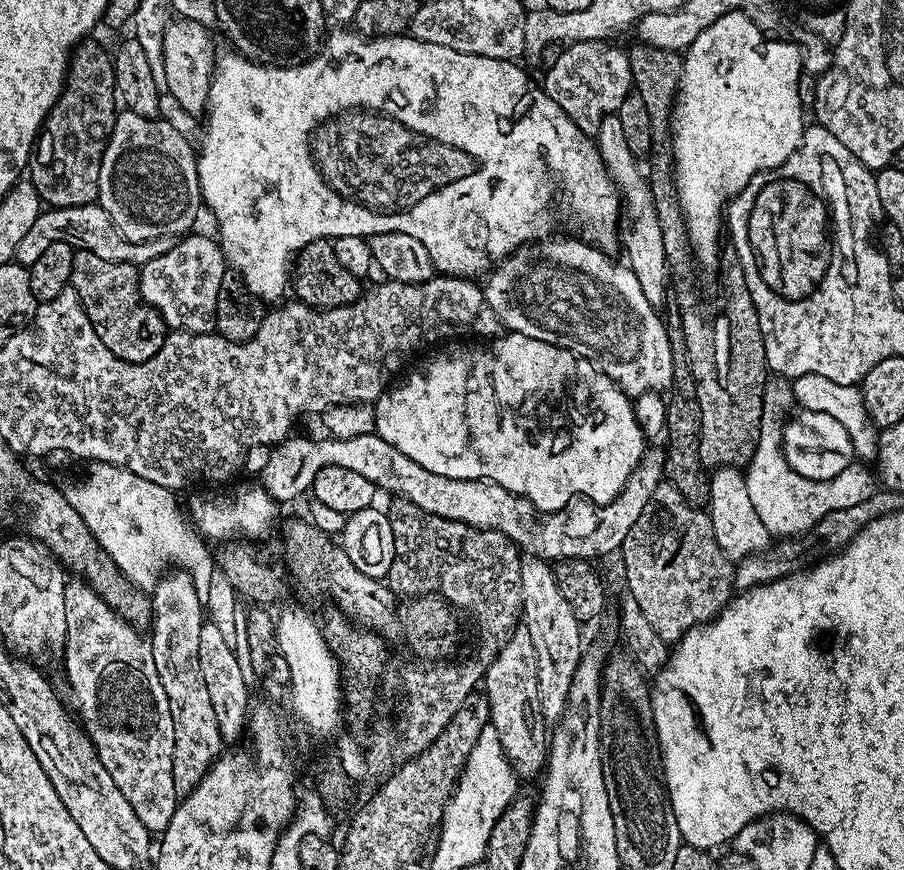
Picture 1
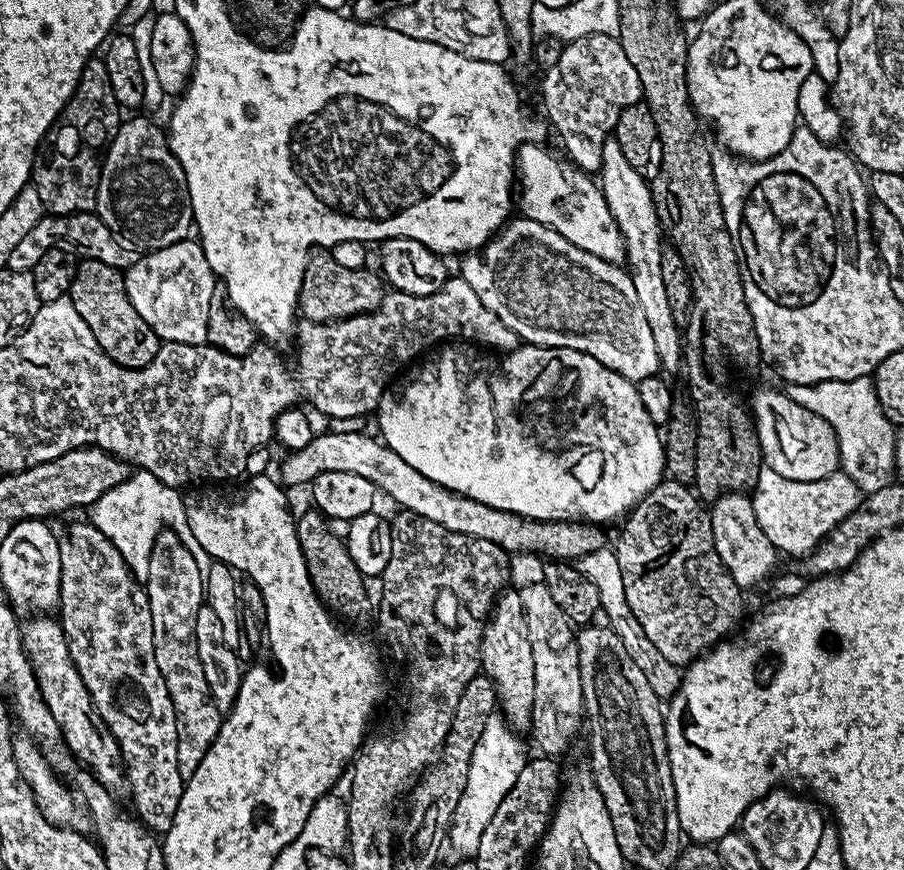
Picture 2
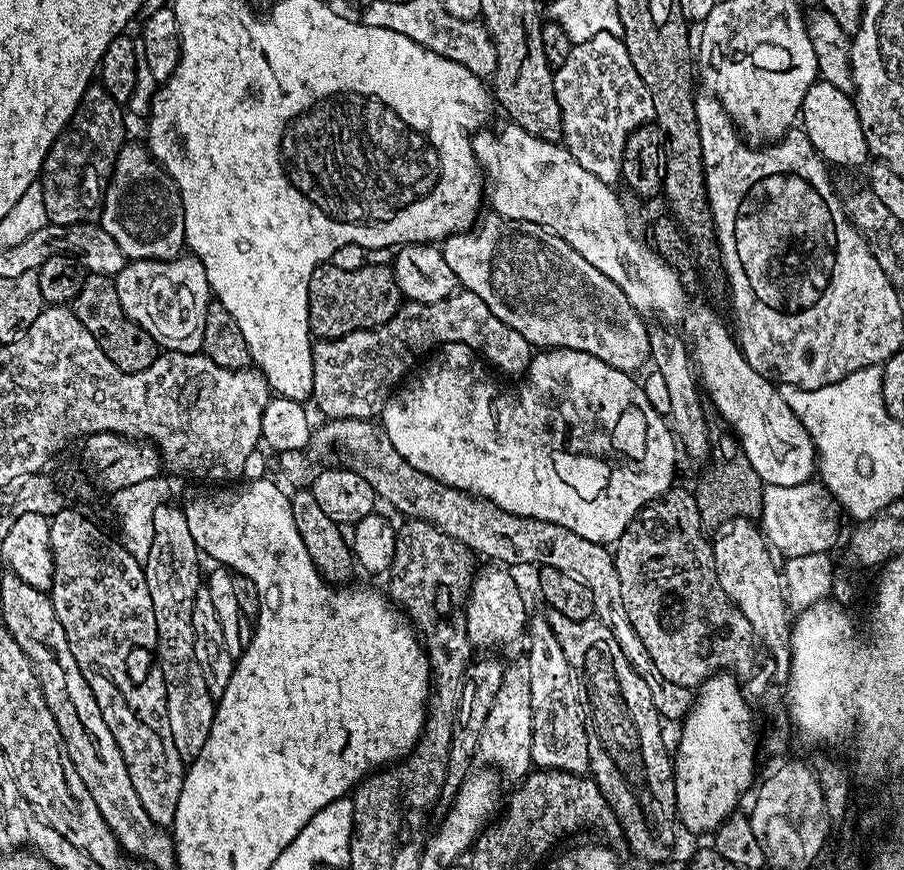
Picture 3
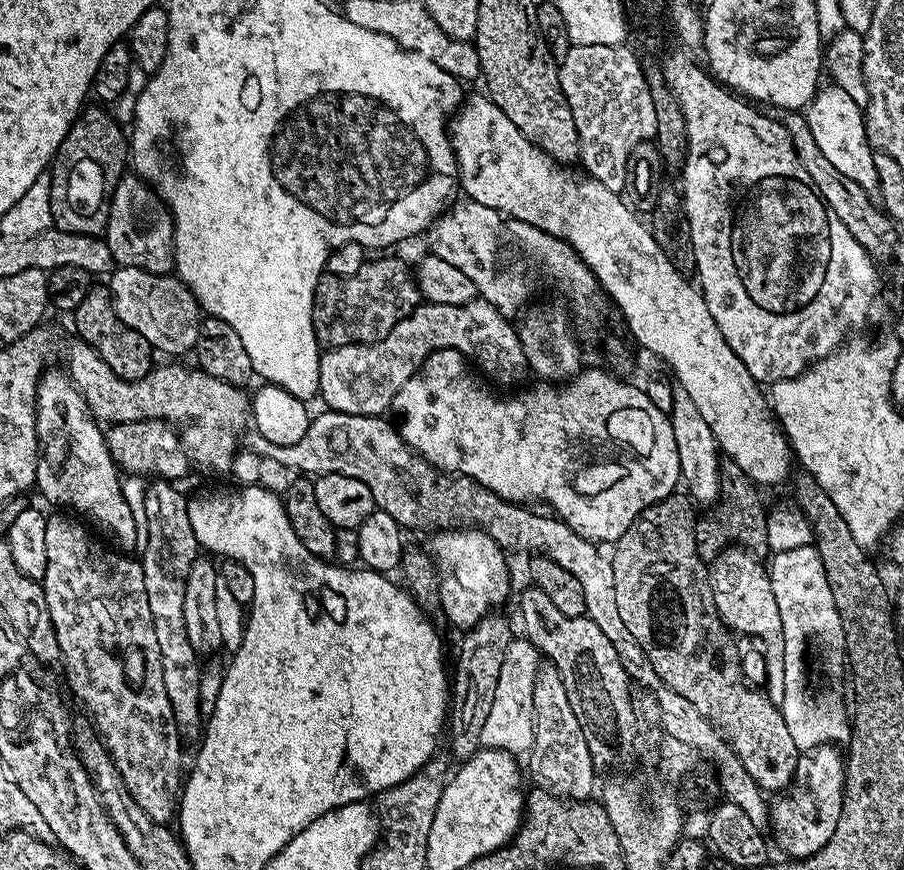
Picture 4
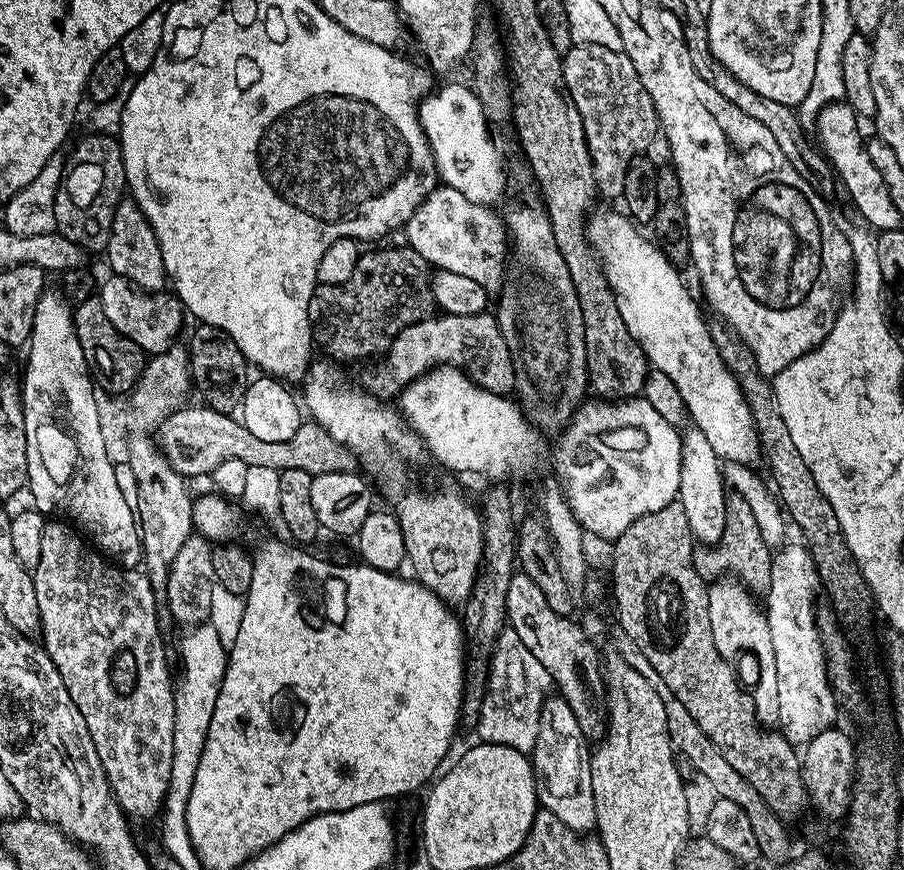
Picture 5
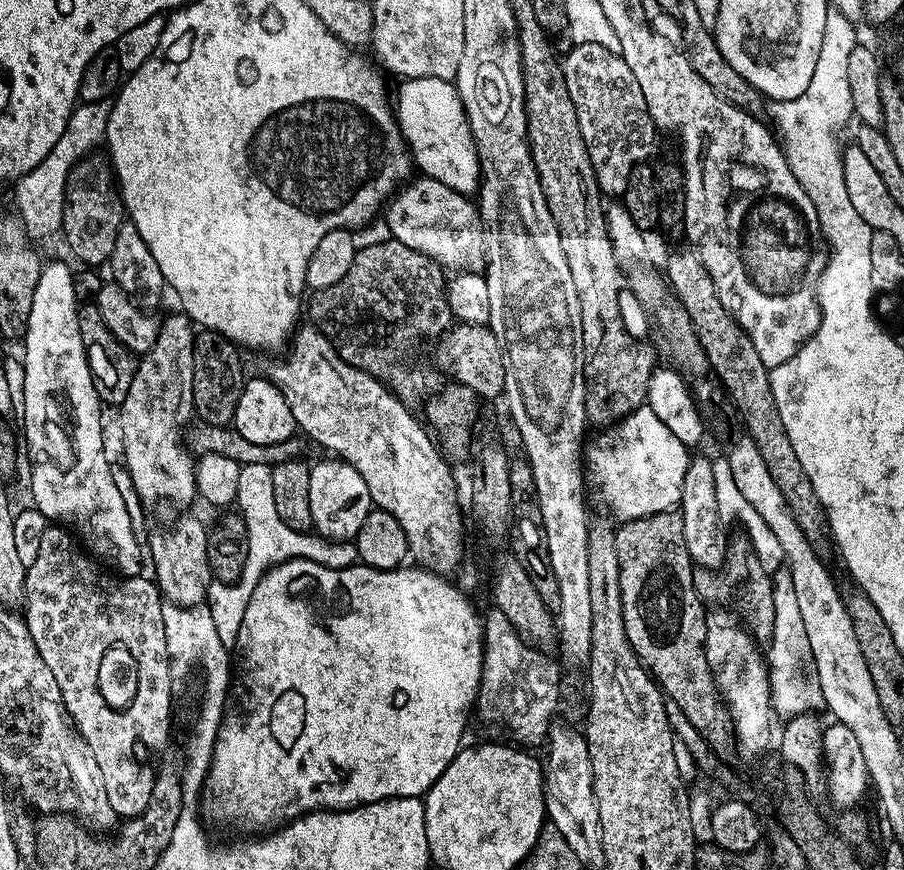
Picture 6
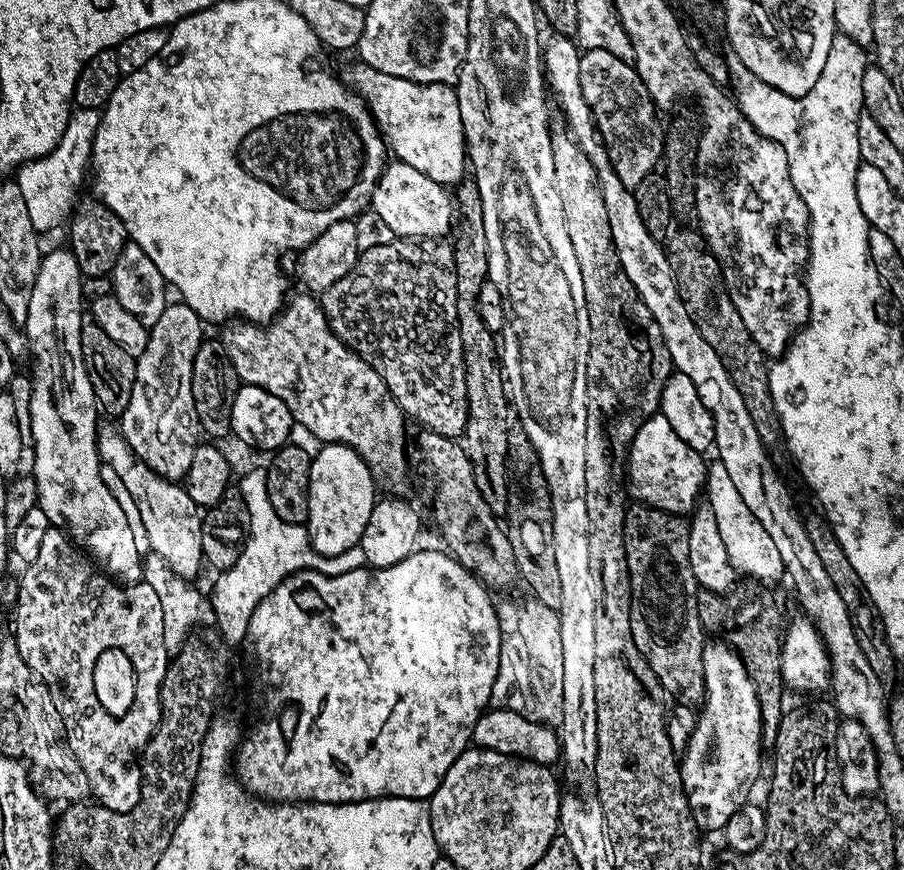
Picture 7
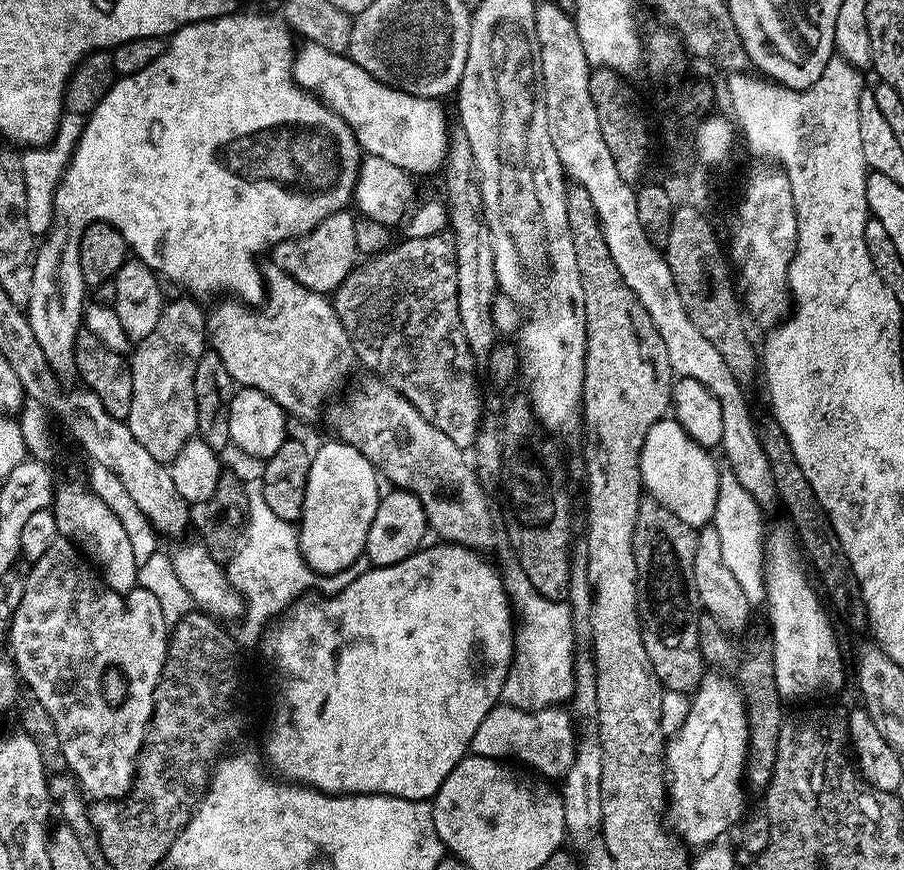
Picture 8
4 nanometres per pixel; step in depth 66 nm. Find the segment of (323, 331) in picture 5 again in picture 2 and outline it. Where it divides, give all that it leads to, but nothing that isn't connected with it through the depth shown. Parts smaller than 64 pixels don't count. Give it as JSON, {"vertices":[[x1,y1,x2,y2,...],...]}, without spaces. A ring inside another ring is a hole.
{"vertices":[[313,251,302,278,299,315,315,324,329,324,332,320,345,320,374,311,385,298,386,281,379,271,371,272,370,269,365,266,358,270,346,270,346,266,334,262,331,251]]}

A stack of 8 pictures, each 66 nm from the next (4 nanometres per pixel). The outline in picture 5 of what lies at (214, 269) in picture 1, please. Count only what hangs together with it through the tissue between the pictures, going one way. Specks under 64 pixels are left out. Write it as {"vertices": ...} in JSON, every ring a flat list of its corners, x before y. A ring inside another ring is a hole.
{"vertices":[[115,274,109,277,105,283,101,283,98,299,110,324,124,337,134,341,146,354,153,356,164,353,174,344,177,339,175,337,179,334,184,320,186,321,183,305,171,293,162,290,146,293,136,290,135,285,126,278]]}

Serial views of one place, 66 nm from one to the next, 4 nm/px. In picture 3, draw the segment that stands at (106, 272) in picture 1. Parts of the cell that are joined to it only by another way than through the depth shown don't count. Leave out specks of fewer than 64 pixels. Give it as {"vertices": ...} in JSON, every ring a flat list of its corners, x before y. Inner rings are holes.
{"vertices":[[85,275,82,290,78,290,78,298,72,301,70,307,76,313,78,322,82,322,82,326,86,326,90,334,94,334,98,346,122,371,146,370,146,366,154,362,158,355,156,342,145,329,140,328,123,312,113,277]]}

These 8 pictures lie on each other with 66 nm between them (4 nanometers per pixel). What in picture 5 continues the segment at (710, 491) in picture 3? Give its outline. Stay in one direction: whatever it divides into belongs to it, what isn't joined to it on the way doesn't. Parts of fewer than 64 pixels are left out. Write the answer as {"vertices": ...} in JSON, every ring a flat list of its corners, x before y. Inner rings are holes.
{"vertices":[[739,494,728,496,726,502,726,526,717,544,697,543,692,549,694,568,705,582,735,577,753,594,767,593,770,586,770,570,773,549,768,546,759,529,749,497]]}

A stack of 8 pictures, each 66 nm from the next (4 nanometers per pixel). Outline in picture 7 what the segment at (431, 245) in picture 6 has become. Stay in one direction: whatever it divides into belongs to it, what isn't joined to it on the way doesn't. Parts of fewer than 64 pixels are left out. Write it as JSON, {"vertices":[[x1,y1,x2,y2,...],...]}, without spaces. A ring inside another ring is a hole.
{"vertices":[[399,162,385,163,384,173,378,178,370,197,370,208,371,211,376,211,377,218,396,238,432,238,437,235,436,228,451,229,454,224,454,200,449,189,443,184,434,182,434,178,426,178,426,174,414,170,414,166,406,166]]}

